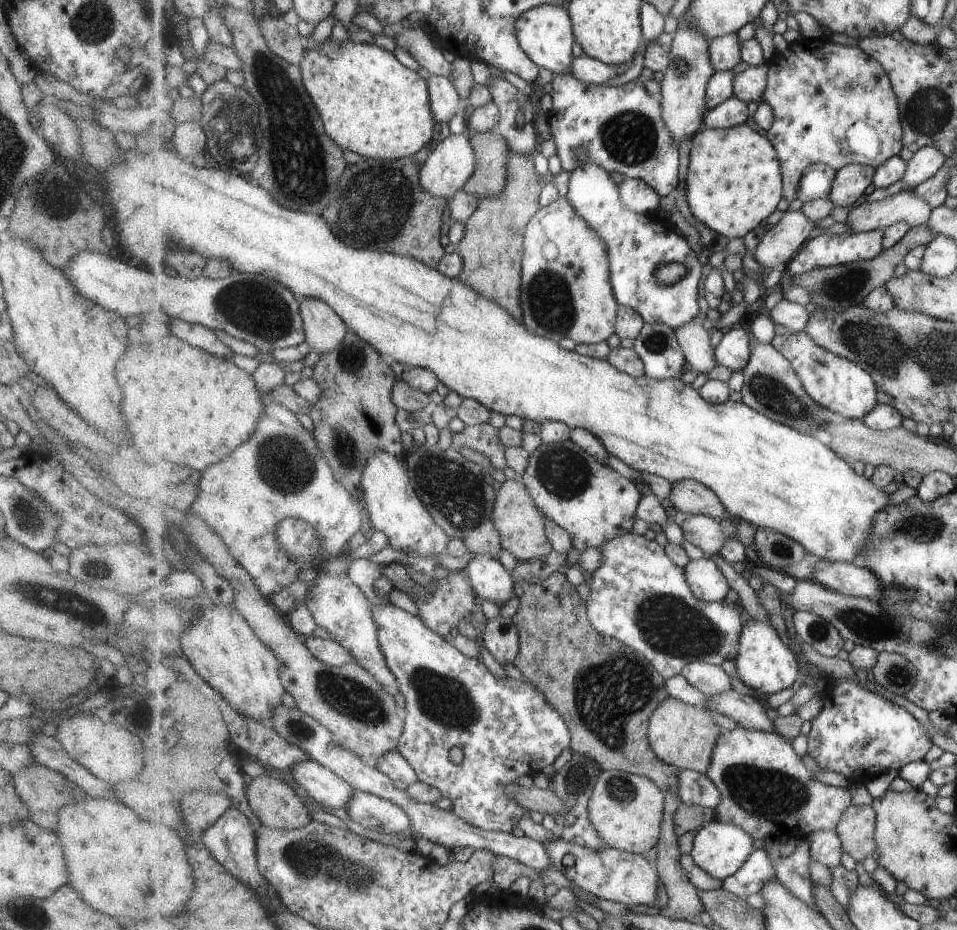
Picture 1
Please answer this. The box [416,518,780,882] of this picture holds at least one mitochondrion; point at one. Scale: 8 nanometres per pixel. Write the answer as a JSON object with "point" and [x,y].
{"point":[606,696]}

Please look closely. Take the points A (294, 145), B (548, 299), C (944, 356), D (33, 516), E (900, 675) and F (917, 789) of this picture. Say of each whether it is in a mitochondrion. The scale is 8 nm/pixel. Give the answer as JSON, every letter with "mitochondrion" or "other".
{"A":"mitochondrion","B":"mitochondrion","C":"mitochondrion","D":"mitochondrion","E":"mitochondrion","F":"other"}

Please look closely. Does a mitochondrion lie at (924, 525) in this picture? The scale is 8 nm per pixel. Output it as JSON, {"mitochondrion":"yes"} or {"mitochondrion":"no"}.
{"mitochondrion":"yes"}

